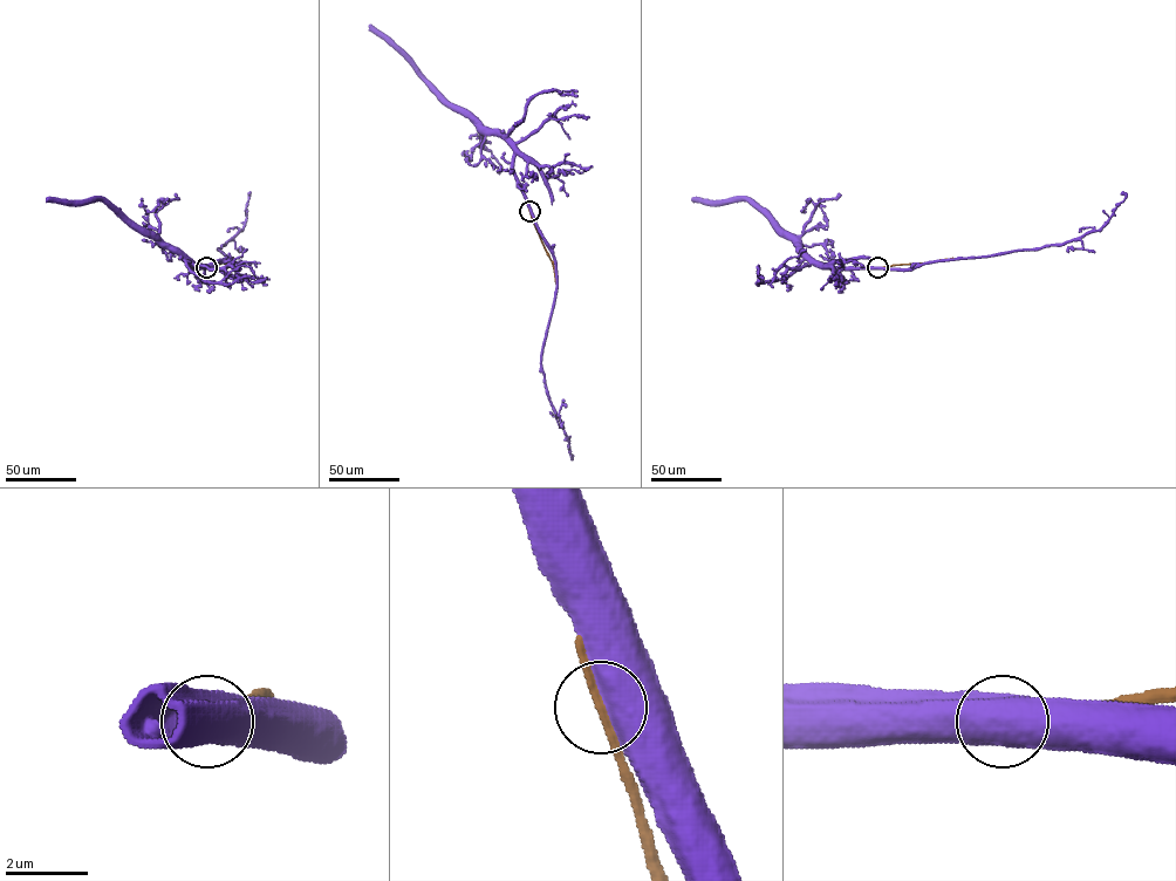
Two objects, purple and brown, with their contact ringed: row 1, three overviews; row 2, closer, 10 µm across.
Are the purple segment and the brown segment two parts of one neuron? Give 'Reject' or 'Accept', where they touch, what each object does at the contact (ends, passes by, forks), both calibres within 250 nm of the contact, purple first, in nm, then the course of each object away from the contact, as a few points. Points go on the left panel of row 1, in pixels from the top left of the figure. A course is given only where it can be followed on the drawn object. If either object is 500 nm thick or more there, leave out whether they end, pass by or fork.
Reject. Place: (206, 267). Thickness 750 nm (purple) against 170 nm. Course of purple: (207, 268), (191, 268), (180, 253), (154, 232), (137, 229). Course of brown: (206, 268), (233, 258)

